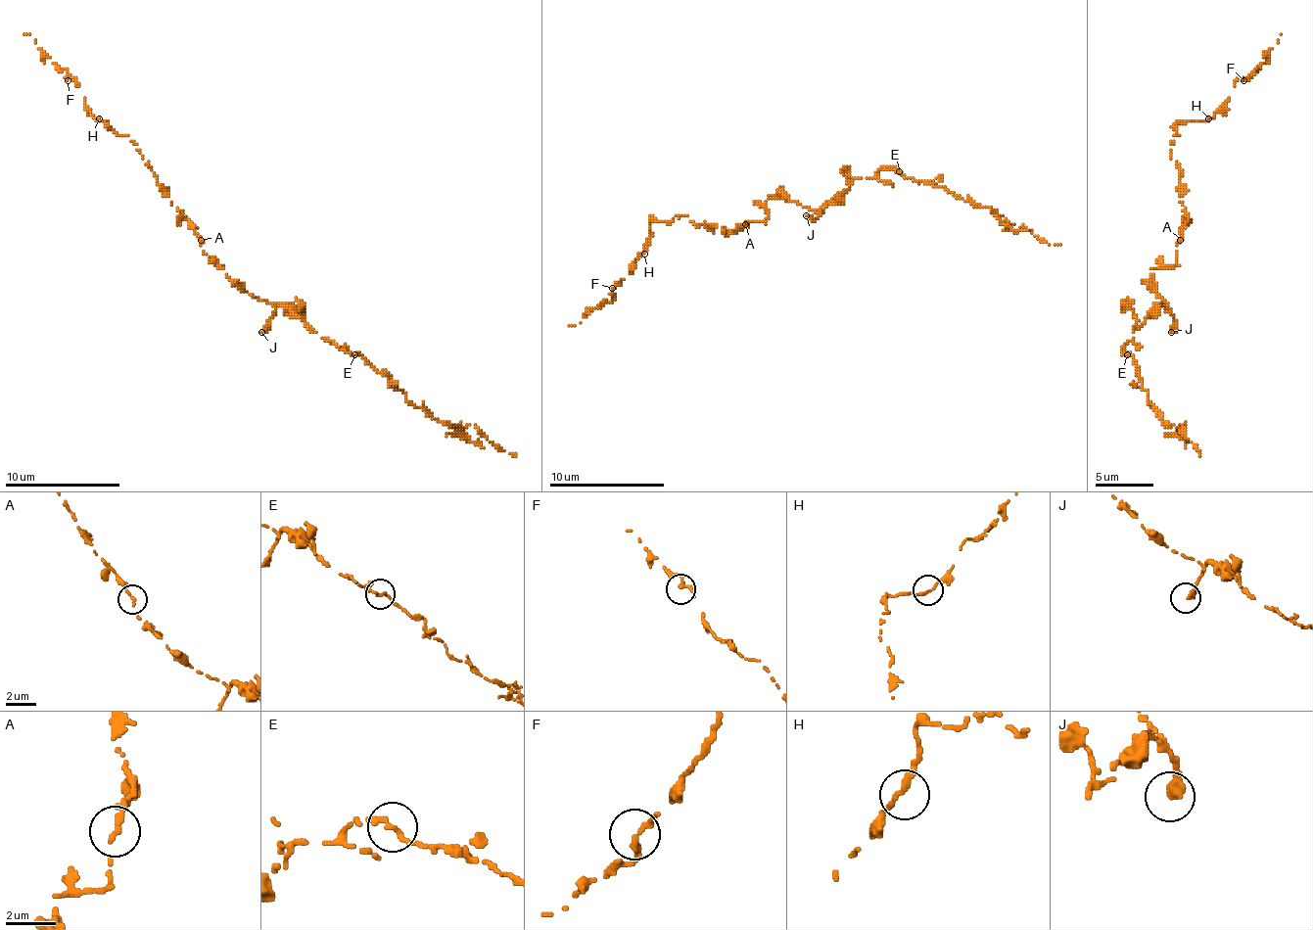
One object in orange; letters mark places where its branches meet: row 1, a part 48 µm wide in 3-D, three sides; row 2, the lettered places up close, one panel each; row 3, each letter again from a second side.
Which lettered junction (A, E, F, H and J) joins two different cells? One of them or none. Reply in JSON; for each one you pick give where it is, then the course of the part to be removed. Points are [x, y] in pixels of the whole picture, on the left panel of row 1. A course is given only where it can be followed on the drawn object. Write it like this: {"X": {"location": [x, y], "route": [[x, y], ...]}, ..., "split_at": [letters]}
{"split_at": []}

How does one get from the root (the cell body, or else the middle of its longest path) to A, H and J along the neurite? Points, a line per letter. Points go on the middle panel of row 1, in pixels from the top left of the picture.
A: (766, 207), (769, 215), (763, 221), (745, 221), (745, 224)
H: (766, 207), (763, 221), (745, 221), (733, 233), (687, 215), (653, 221), (644, 254)
J: (766, 207), (769, 196), (785, 196), (820, 215), (818, 218), (806, 215)

